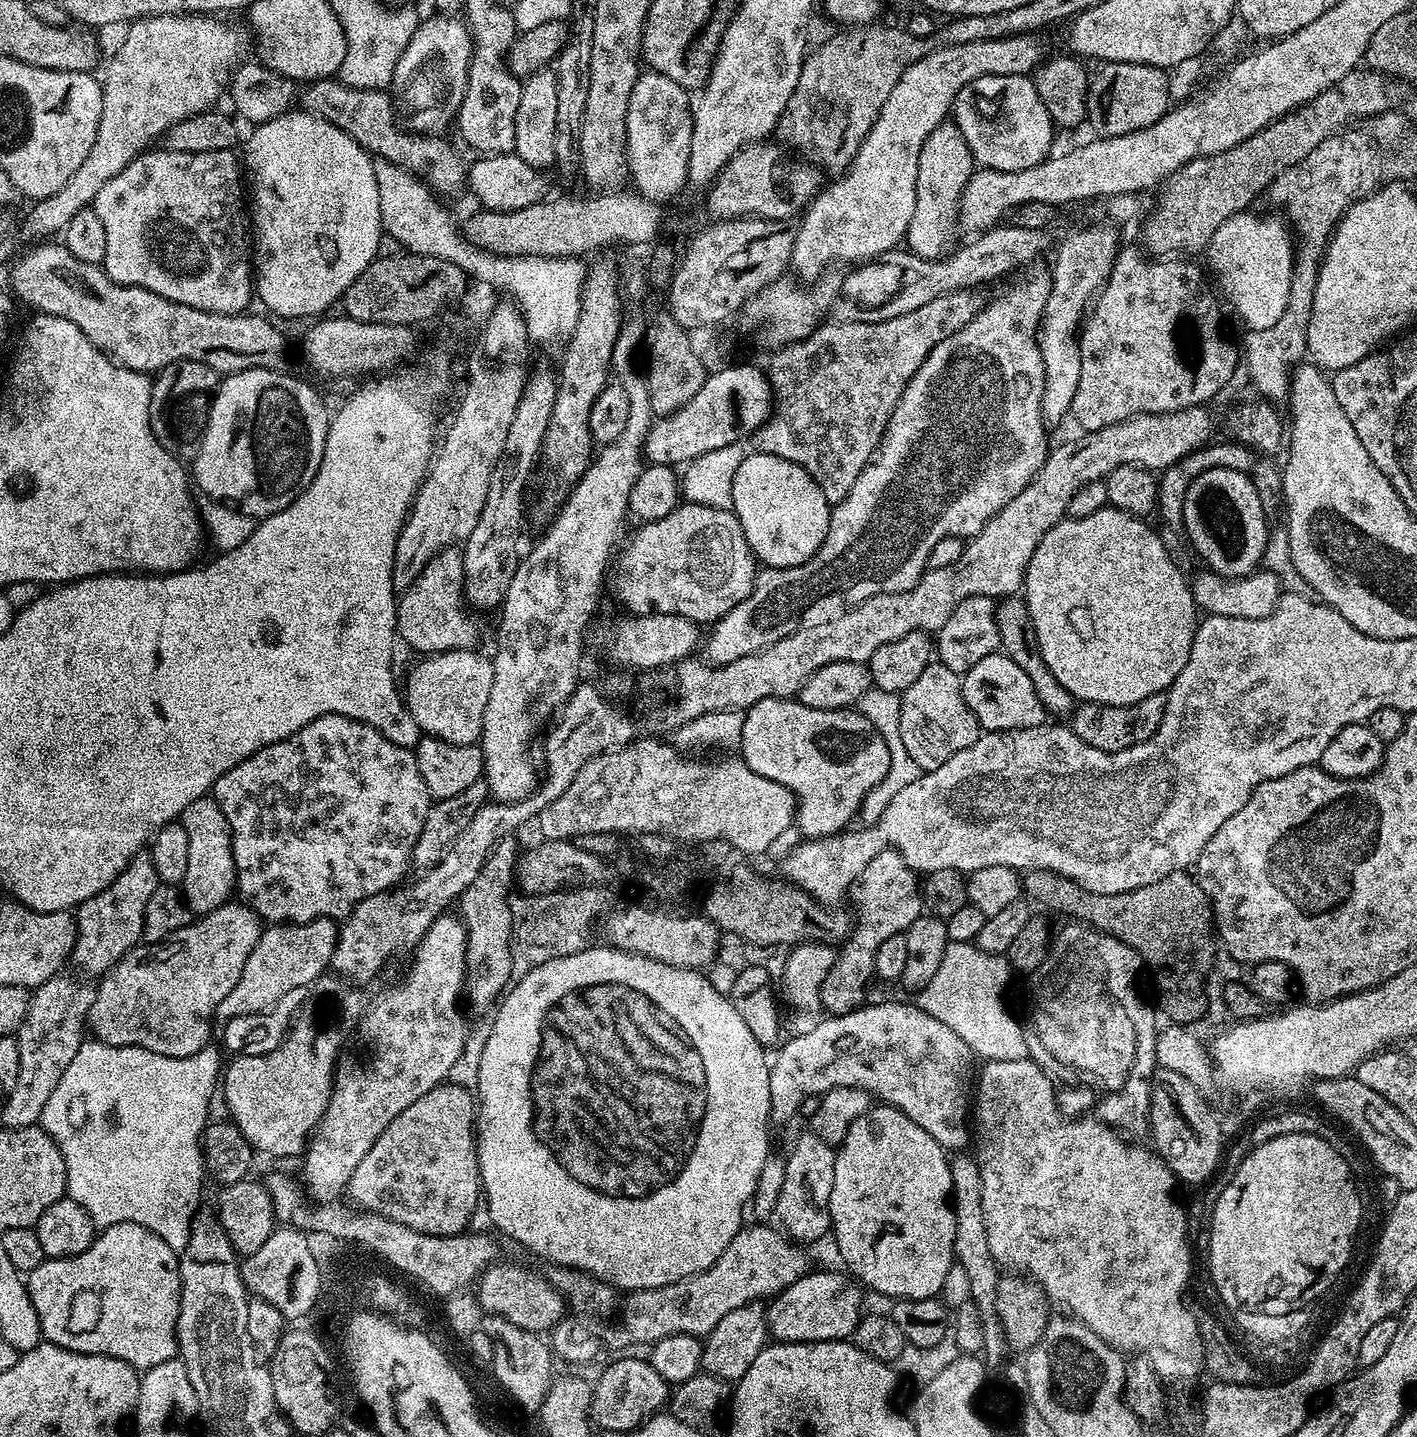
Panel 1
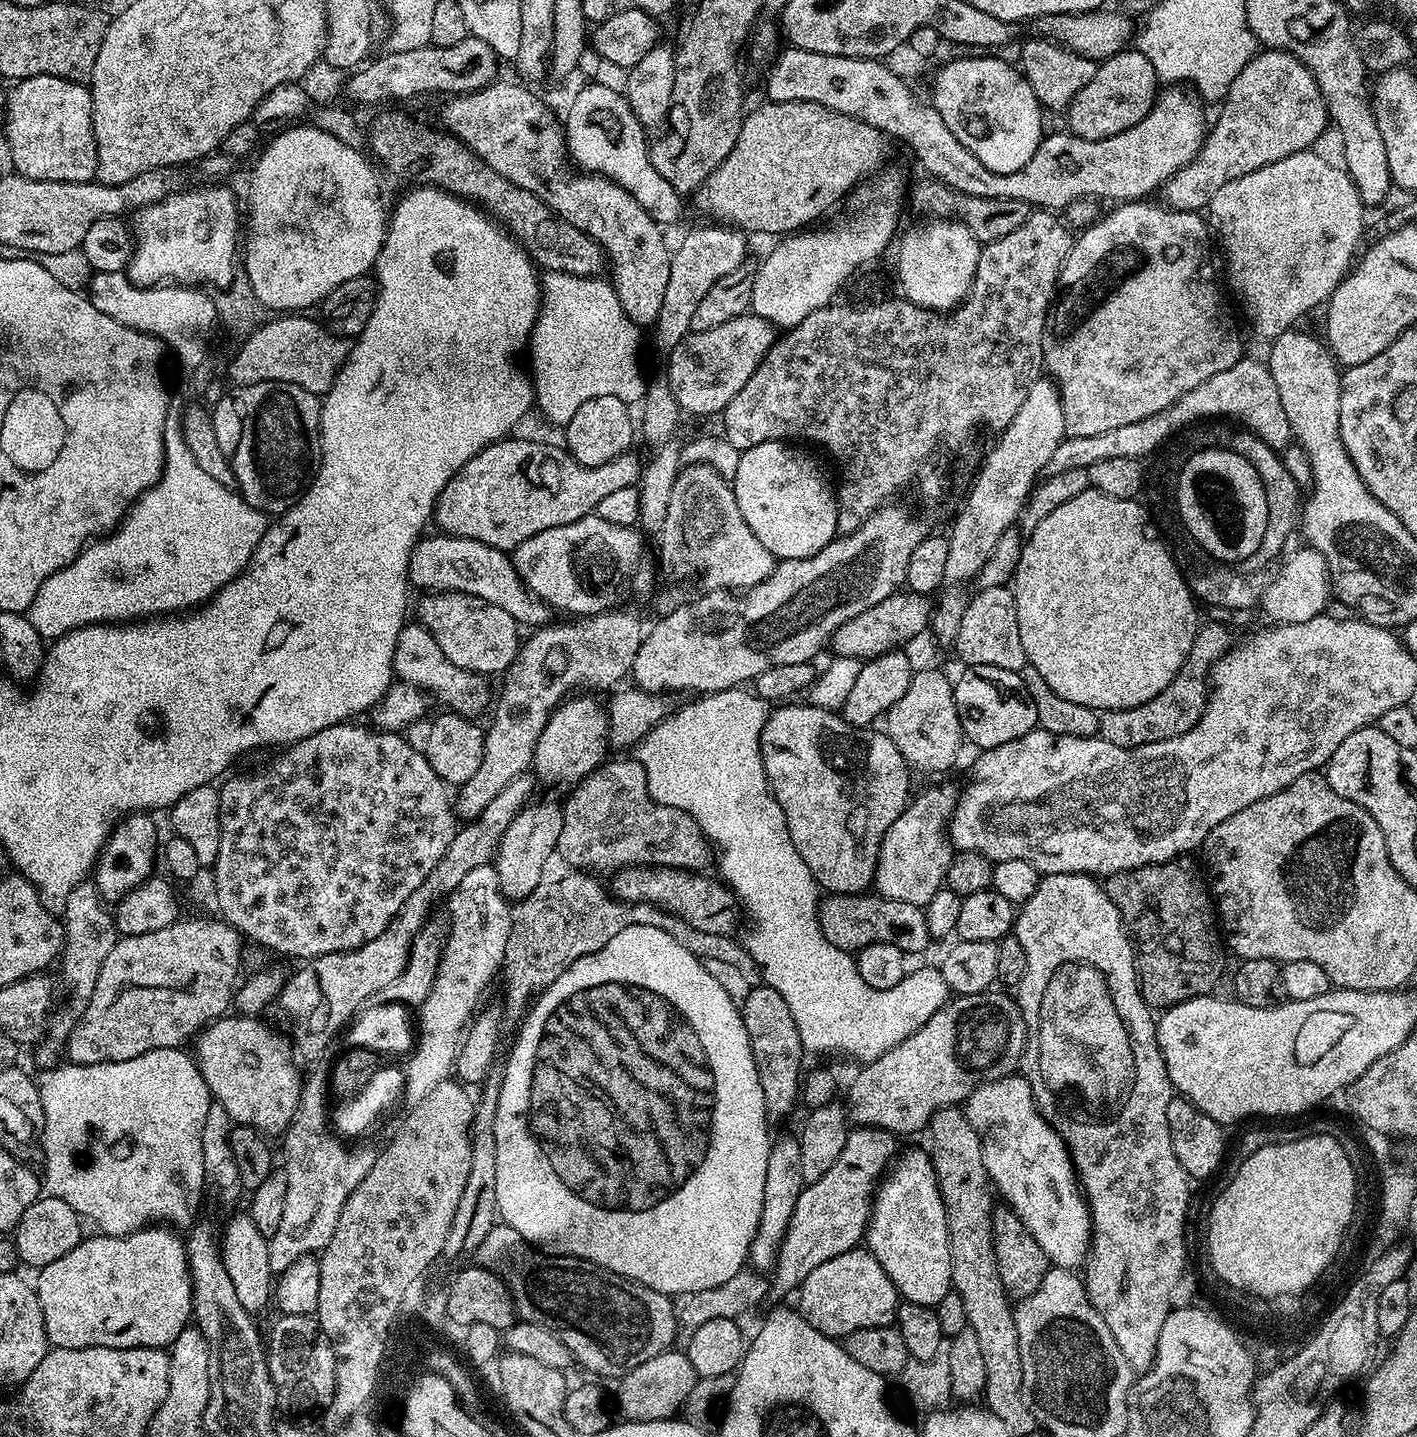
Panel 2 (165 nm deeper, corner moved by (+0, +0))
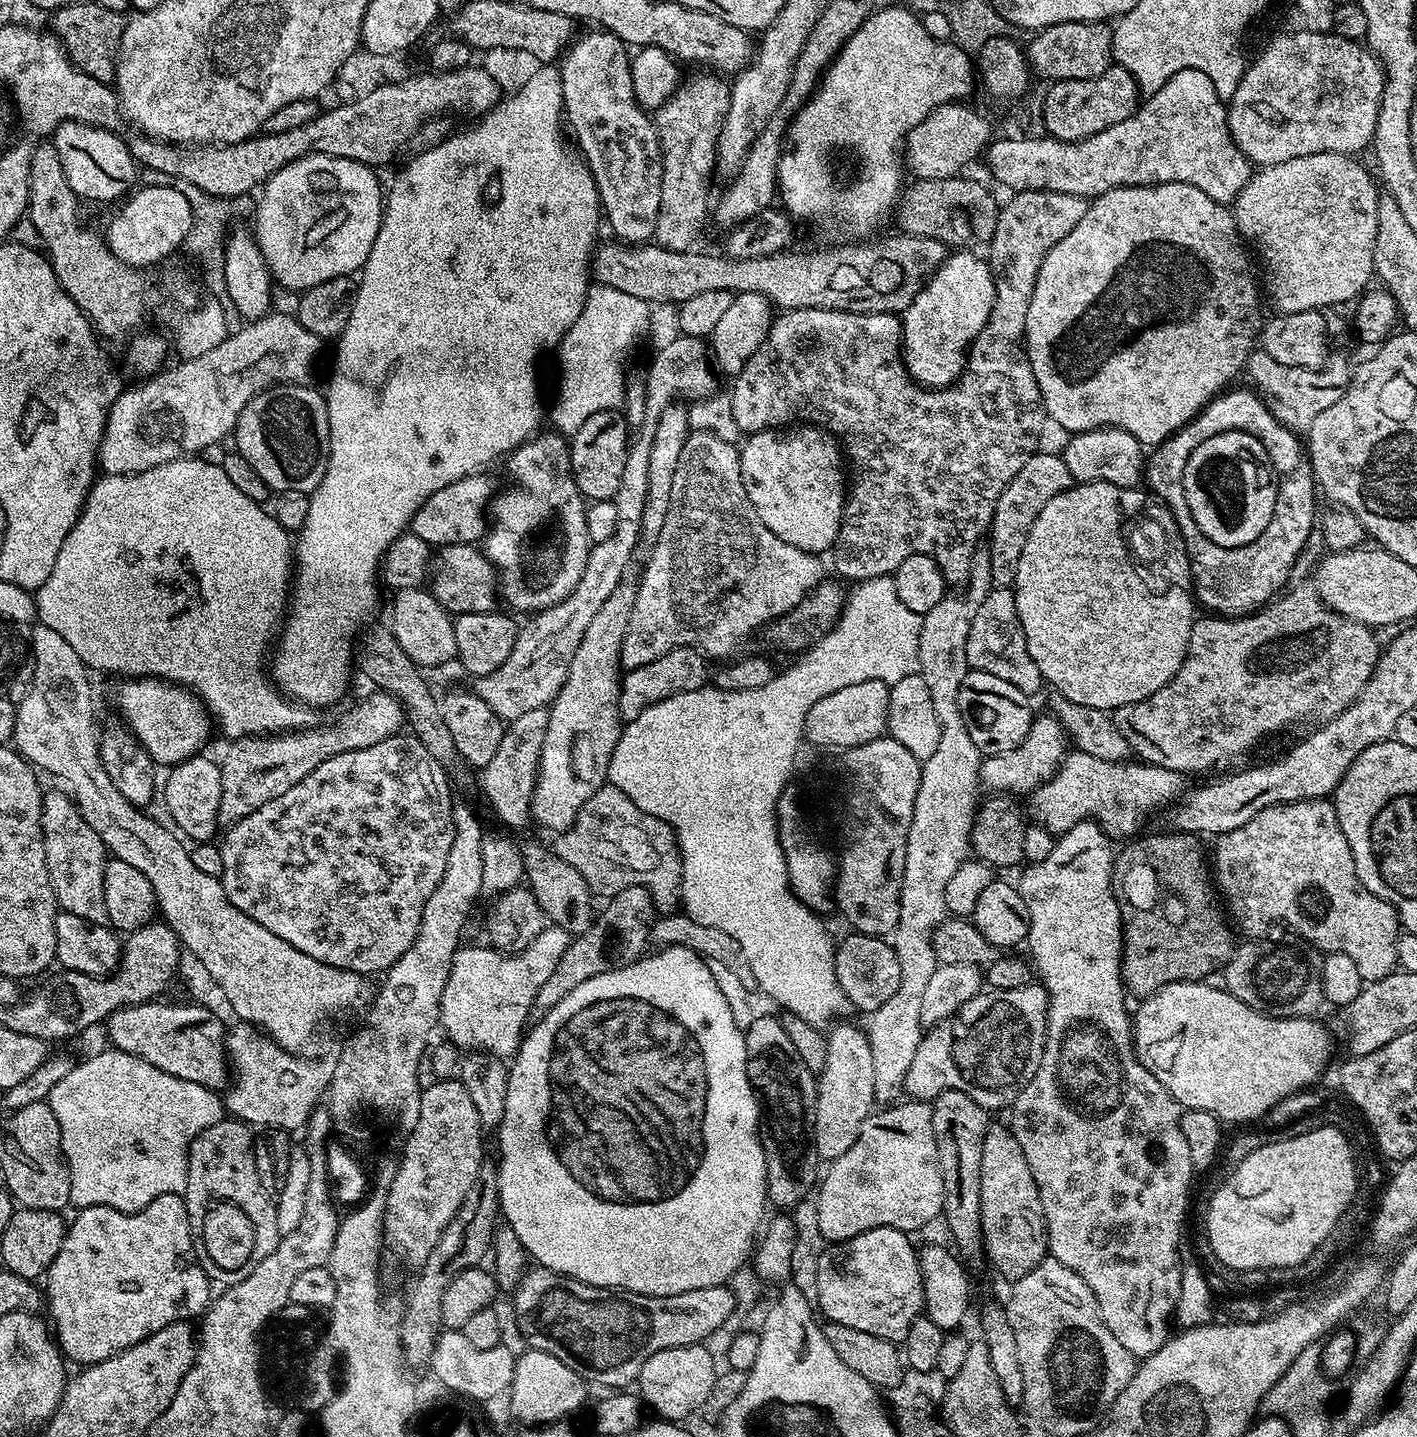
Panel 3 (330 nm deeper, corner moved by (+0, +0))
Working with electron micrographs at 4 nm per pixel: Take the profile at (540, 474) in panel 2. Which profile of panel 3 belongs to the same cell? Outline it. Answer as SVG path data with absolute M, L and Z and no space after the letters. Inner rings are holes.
M488 474L467 476L450 486L442 486L438 494L430 494L426 502L414 515L410 531L422 542L433 546L445 544L476 544L483 541L486 535L486 513L494 499L492 492L492 480Z

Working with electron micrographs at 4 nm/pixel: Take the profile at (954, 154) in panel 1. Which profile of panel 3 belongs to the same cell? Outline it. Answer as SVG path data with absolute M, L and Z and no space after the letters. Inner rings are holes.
M956 250L945 259L944 265L934 273L924 289L910 302L902 314L902 348L904 366L908 375L917 384L930 389L947 388L964 371L964 362L968 359L968 349L978 338L982 326L990 318L994 306L996 287L992 269L983 255L975 256L972 250Z

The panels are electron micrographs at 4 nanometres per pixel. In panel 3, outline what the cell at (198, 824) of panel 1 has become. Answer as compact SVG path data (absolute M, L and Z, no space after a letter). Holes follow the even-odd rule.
M197 754L184 760L181 764L171 765L168 773L170 773L168 781L165 784L163 781L162 784L162 800L164 796L164 808L168 811L169 816L167 819L189 841L191 841L190 839L192 842L211 841L215 837L212 835L215 834L216 828L221 827L219 802L222 797L222 774L219 763L215 759L214 761L207 760L204 754Z

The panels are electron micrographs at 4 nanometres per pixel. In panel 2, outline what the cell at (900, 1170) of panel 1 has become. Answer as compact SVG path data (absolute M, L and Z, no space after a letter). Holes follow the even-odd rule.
M927 1151L908 1153L879 1181L868 1222L866 1247L907 1303L934 1306L942 1302L948 1292L953 1291L946 1210L938 1190L936 1171L932 1169L932 1158Z

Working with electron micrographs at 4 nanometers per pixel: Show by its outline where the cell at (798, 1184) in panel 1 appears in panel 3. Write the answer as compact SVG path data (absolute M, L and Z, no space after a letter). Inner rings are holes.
M852 1024L835 1028L827 1033L826 1066L819 1072L816 1081L816 1109L812 1123L816 1154L824 1162L842 1158L842 1154L846 1154L854 1142L858 1142L858 1134L862 1134L862 1126L873 1111L876 1100L874 1062L870 1058L867 1031Z

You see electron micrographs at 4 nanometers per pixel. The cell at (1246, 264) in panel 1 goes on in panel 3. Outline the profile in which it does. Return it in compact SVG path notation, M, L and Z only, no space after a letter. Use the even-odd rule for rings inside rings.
M1343 152L1290 158L1290 162L1278 162L1253 171L1236 196L1236 225L1254 252L1256 247L1257 254L1264 259L1262 284L1267 299L1269 296L1276 303L1277 313L1328 310L1331 304L1355 301L1369 287L1368 279L1371 281L1374 276L1374 234L1378 234L1381 193L1373 173L1368 173L1356 160L1359 159Z

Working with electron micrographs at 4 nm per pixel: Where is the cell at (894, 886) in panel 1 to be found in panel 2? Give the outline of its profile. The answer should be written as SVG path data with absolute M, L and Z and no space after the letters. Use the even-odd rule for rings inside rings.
M932 784L921 796L913 795L908 807L894 818L890 830L880 843L878 858L876 859L876 879L874 881L875 895L885 896L894 902L910 902L914 906L923 908L945 887L948 878L948 867L954 855L954 849L946 839L946 822L951 820L952 811L958 799L958 788L952 784Z

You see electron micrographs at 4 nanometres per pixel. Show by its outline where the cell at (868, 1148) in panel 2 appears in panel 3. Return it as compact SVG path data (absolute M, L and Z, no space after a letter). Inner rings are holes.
M905 1099L905 1104L901 1102L893 1103L891 1106L884 1106L879 1110L873 1111L862 1126L862 1134L858 1134L858 1142L854 1142L854 1146L850 1146L850 1150L846 1150L846 1154L842 1154L842 1158L831 1161L827 1165L828 1173L823 1173L822 1179L818 1184L816 1196L816 1228L825 1236L825 1241L839 1242L841 1240L849 1240L858 1234L862 1234L866 1230L874 1230L875 1228L897 1228L900 1232L915 1234L919 1228L924 1228L932 1219L939 1217L944 1210L944 1191L942 1190L942 1170L938 1162L938 1146L934 1142L934 1122L932 1121L932 1105L931 1103Z

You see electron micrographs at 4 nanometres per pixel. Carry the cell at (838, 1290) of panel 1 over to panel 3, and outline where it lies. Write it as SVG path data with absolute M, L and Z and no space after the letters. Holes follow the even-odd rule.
M875 1228L849 1240L829 1243L828 1249L816 1260L814 1304L819 1315L825 1321L850 1326L865 1334L878 1334L878 1338L893 1342L903 1341L916 1317L925 1311L924 1279L920 1274L918 1252L915 1247L912 1249L908 1240L911 1240L909 1233L900 1232L897 1228Z

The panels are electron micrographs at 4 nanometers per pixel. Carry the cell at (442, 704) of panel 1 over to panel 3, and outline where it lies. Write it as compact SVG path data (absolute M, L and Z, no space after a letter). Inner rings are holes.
M423 587L401 588L392 600L392 621L390 627L394 638L398 638L398 646L406 650L406 654L421 669L436 668L439 664L448 664L457 659L456 639L454 638L453 617L436 601L431 591Z

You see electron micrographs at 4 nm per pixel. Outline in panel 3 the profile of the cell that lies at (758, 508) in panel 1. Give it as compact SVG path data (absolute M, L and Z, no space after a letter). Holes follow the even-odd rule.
M819 426L766 428L764 432L751 433L743 441L739 454L744 485L750 494L750 502L754 502L758 510L758 518L762 518L782 542L790 542L790 546L813 554L827 553L840 533L846 499L846 460L839 439Z

